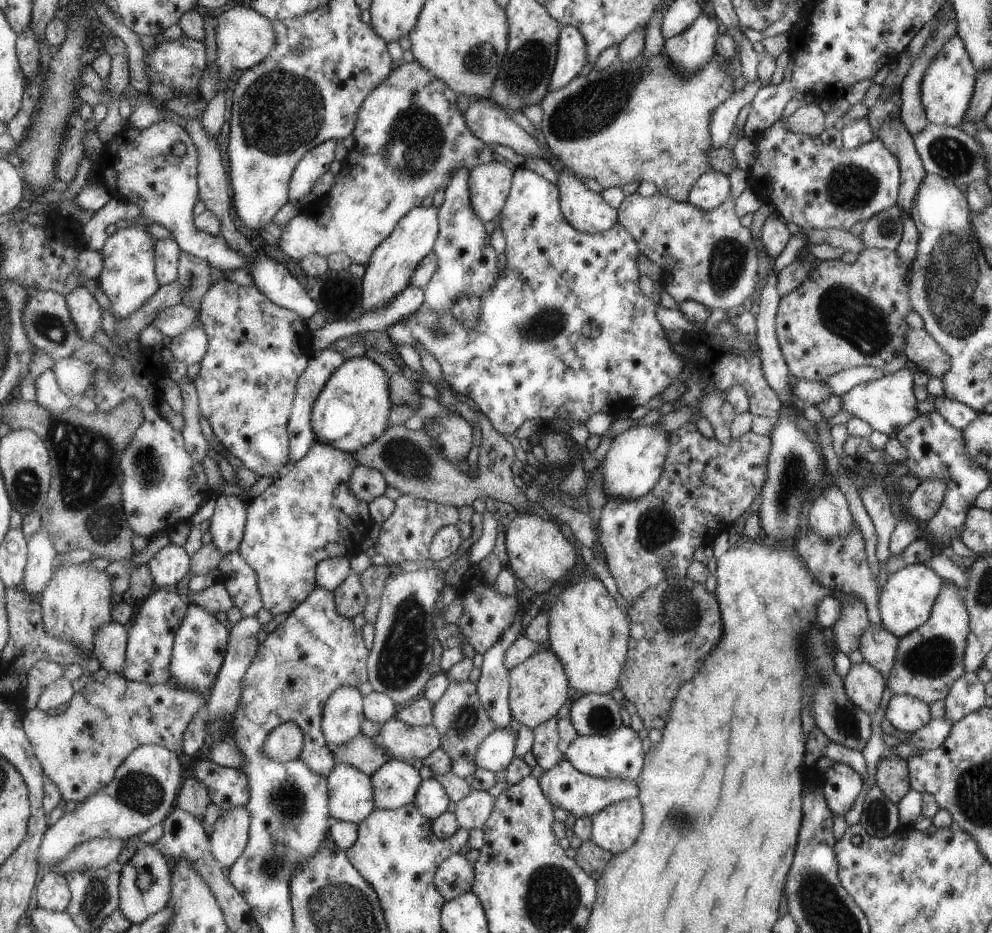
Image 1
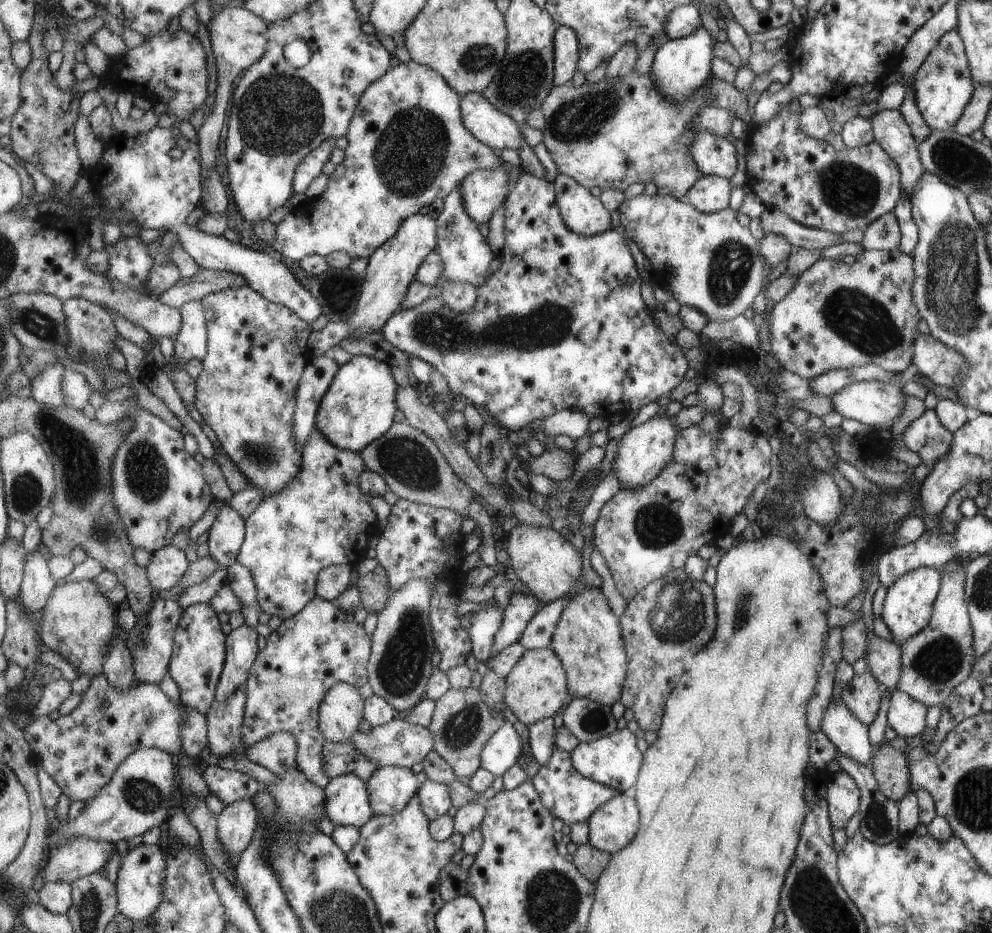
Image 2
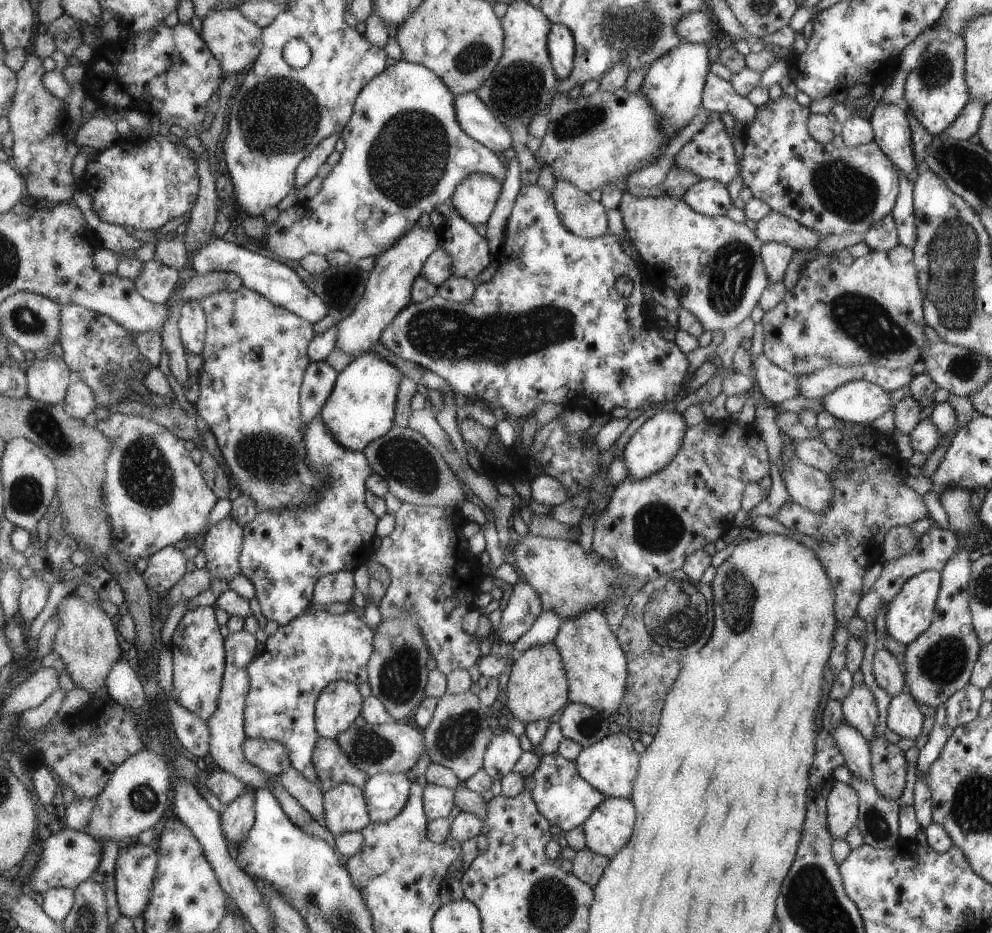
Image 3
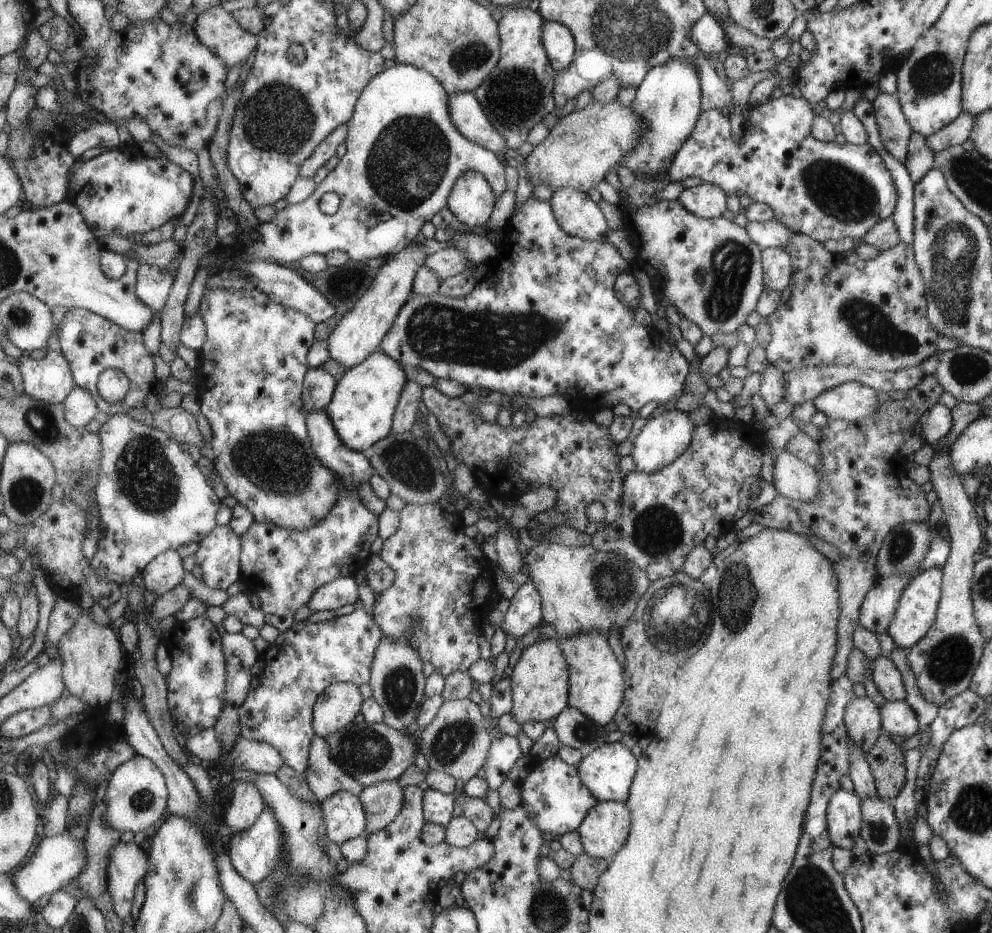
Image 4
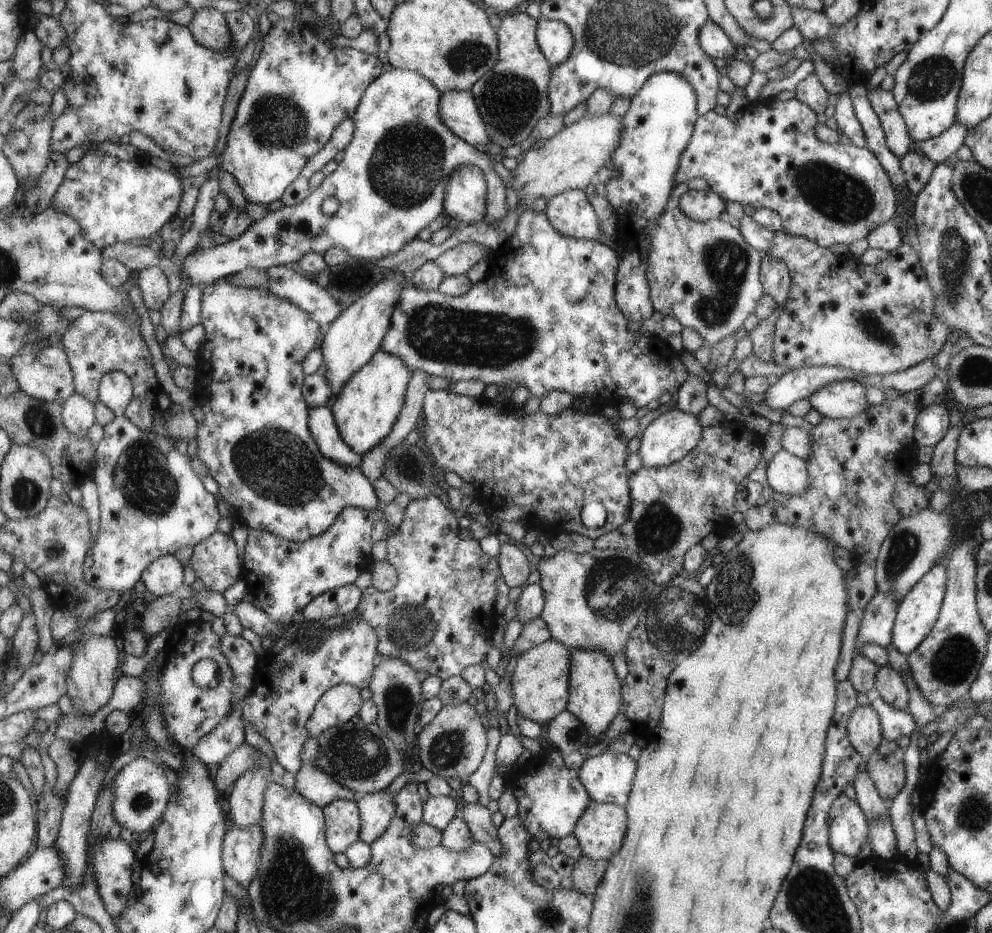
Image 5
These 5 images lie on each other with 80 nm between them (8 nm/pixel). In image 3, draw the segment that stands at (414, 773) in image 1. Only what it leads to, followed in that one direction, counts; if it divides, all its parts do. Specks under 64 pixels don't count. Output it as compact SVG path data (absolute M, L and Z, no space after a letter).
M379 773L362 788L373 823L381 824L397 818L405 810L414 781L405 773Z

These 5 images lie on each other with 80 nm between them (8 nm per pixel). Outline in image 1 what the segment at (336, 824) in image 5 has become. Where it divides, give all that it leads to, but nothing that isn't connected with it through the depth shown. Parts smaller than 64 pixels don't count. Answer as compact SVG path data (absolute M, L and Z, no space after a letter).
M338 762L329 777L331 817L362 823L375 812L375 786L371 776L355 764Z

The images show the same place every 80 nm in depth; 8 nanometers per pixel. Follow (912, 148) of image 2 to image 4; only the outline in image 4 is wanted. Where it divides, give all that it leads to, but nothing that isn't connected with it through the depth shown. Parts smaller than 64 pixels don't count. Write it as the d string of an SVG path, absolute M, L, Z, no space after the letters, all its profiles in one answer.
M878 92L871 99L879 138L885 150L904 164L912 130L906 117L903 116L898 97L894 93Z

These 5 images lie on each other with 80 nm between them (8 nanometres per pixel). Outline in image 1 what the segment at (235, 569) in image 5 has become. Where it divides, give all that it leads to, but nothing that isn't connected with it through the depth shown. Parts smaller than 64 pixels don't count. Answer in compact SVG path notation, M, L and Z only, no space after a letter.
M220 494L209 528L212 540L223 555L240 549L245 535L249 501L240 494Z

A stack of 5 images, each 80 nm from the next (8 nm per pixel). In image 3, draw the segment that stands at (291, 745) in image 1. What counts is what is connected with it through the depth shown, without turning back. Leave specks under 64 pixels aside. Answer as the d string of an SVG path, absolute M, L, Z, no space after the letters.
M247 737L243 752L251 764L277 778L292 766L290 750L279 741Z

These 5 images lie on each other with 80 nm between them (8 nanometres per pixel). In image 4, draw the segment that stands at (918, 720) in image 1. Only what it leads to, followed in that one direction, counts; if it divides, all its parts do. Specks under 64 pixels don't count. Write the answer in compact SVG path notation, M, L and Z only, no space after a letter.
M885 701L878 711L881 713L881 726L888 735L898 734L907 739L919 732L915 714L905 701Z

